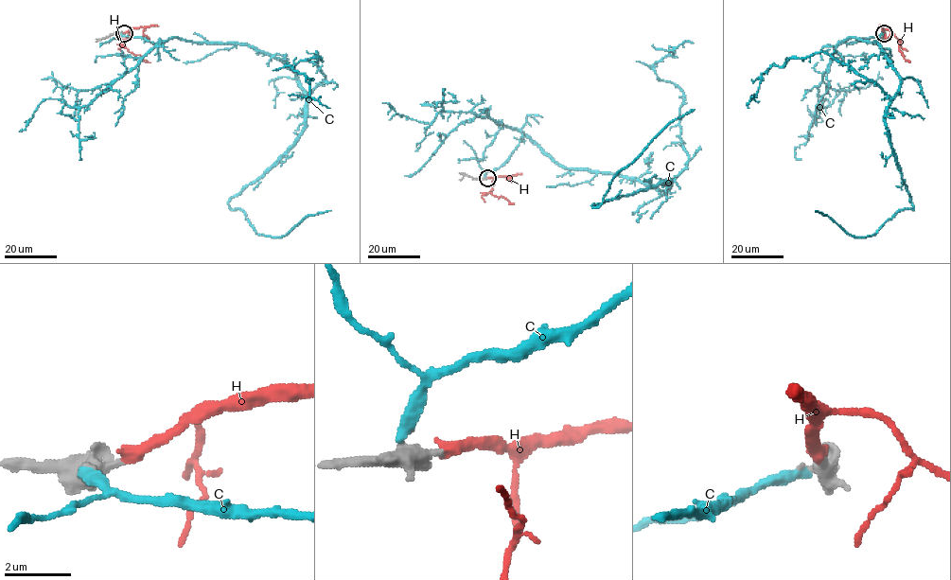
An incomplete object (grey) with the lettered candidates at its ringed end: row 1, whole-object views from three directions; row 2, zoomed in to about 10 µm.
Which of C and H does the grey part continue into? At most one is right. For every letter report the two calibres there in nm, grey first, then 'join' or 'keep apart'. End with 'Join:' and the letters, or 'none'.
C: calibres 360 and 360 nm; keep apart
H: calibres 400 and 360 nm; join
Join: H

